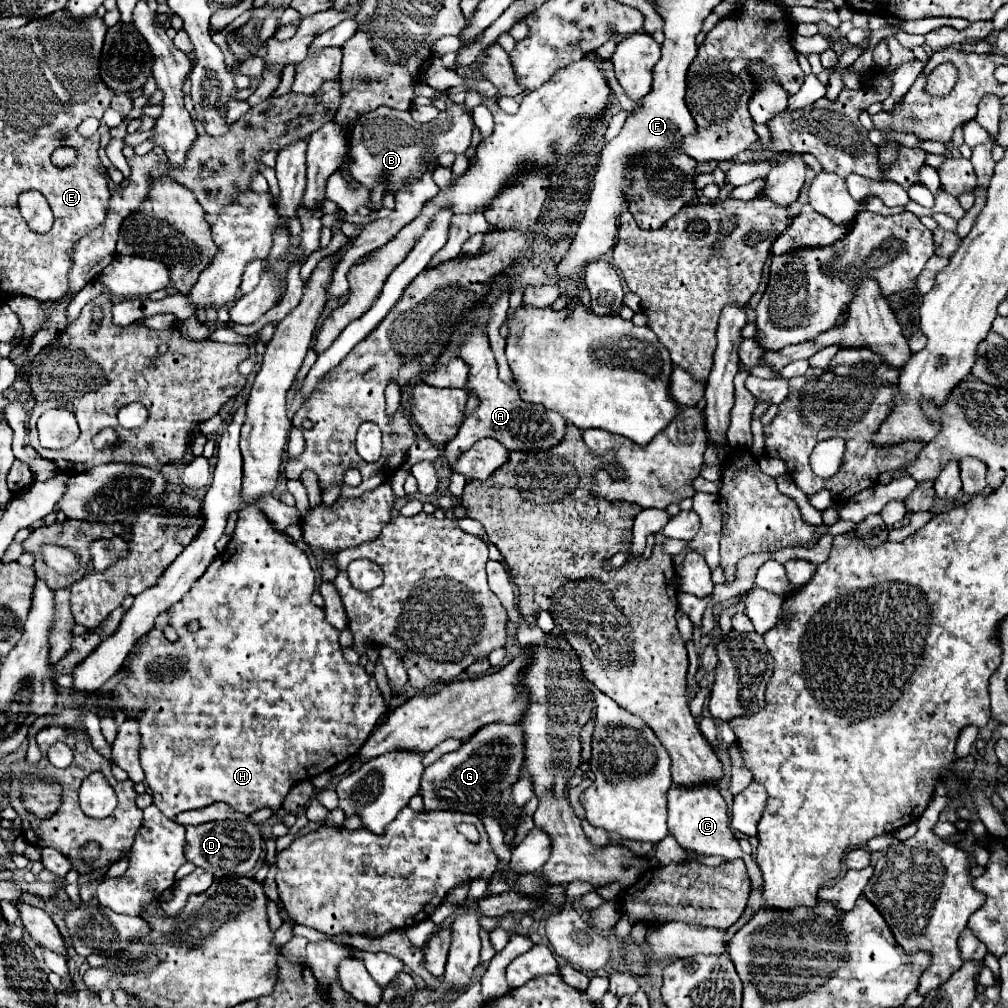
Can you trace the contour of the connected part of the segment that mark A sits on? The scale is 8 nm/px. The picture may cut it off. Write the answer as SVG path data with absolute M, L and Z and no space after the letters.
M472 330L470 336L464 340L458 356L464 362L470 364L470 380L466 384L466 390L474 392L480 398L480 406L472 416L468 416L464 420L464 424L458 430L458 434L446 444L444 454L440 458L442 466L450 468L464 452L468 452L468 448L476 440L480 440L484 436L500 440L508 450L532 450L532 448L546 450L546 448L556 446L562 440L564 430L566 430L566 420L562 420L560 414L556 414L552 410L546 410L544 406L536 406L536 404L524 402L514 388L506 386L498 378L496 360L492 356L492 350L490 350L486 334L482 334L480 330Z

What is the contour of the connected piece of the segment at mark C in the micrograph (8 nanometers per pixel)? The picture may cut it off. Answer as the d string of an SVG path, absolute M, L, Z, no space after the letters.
M708 782L694 784L694 786L672 784L672 788L668 790L668 830L678 840L678 844L688 852L696 852L702 856L718 854L726 860L741 858L746 864L752 886L762 888L760 868L751 855L742 852L738 840L734 838L734 834L730 830L730 822L728 822L726 802L720 796L716 784L708 784Z

